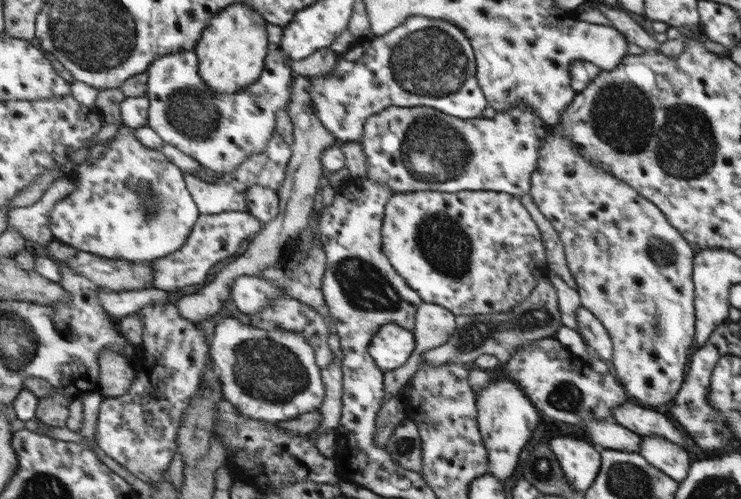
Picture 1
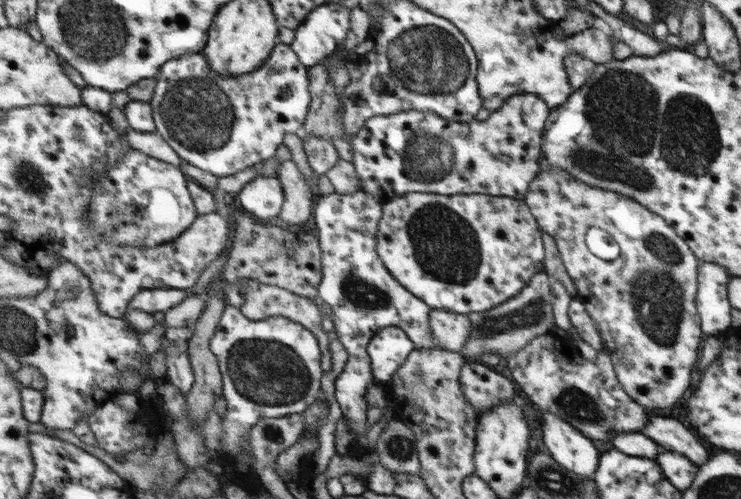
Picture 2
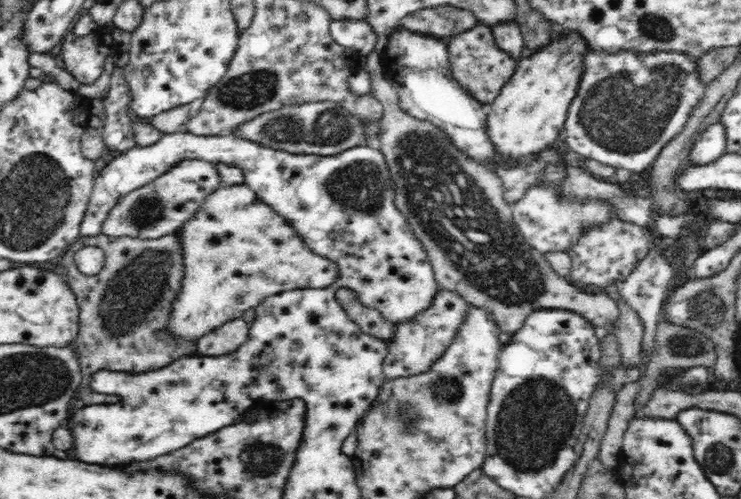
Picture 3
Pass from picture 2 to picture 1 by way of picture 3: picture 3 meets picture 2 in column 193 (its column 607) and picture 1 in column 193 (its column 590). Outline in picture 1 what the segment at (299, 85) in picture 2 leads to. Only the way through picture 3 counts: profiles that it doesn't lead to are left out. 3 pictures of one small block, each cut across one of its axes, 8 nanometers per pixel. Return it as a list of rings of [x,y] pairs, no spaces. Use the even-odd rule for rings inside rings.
[[[280,46],[270,49],[269,56],[265,59],[265,70],[256,82],[219,99],[206,85],[206,80],[199,75],[199,58],[194,50],[165,54],[156,59],[147,72],[149,79],[146,96],[149,98],[149,115],[145,125],[157,132],[165,144],[175,146],[190,158],[197,160],[204,168],[220,173],[232,172],[251,154],[261,154],[267,148],[274,132],[274,110],[289,108],[296,73],[288,65],[288,59],[289,56]]]

